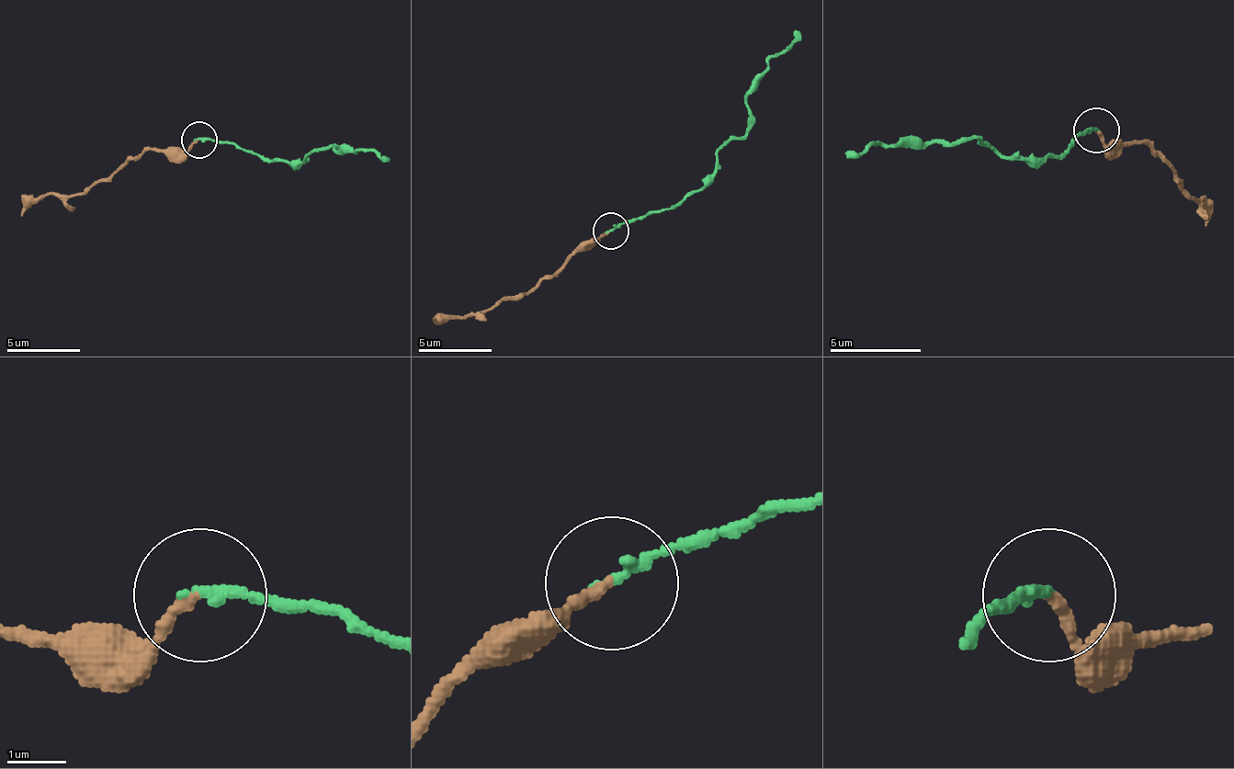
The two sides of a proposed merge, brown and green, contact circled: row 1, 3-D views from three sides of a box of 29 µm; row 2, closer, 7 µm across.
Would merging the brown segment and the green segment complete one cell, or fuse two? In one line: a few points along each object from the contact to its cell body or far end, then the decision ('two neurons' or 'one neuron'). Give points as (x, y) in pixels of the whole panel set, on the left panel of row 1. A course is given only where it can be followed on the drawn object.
brown via (198, 139), (187, 150), (147, 150), (114, 175), (92, 182), (81, 193), (44, 193), (22, 215) | green via (198, 139), (234, 142), (282, 161), (304, 161), (333, 146), (337, 150), (374, 150), (389, 161) | two neurons

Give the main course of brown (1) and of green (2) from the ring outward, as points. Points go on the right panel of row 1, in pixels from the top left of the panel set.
1: (1097, 129), (1106, 142), (1143, 142), (1193, 197), (1202, 197), (1206, 225)
2: (1097, 129), (1079, 133), (1051, 156), (1001, 156), (974, 138), (869, 142), (846, 156)

